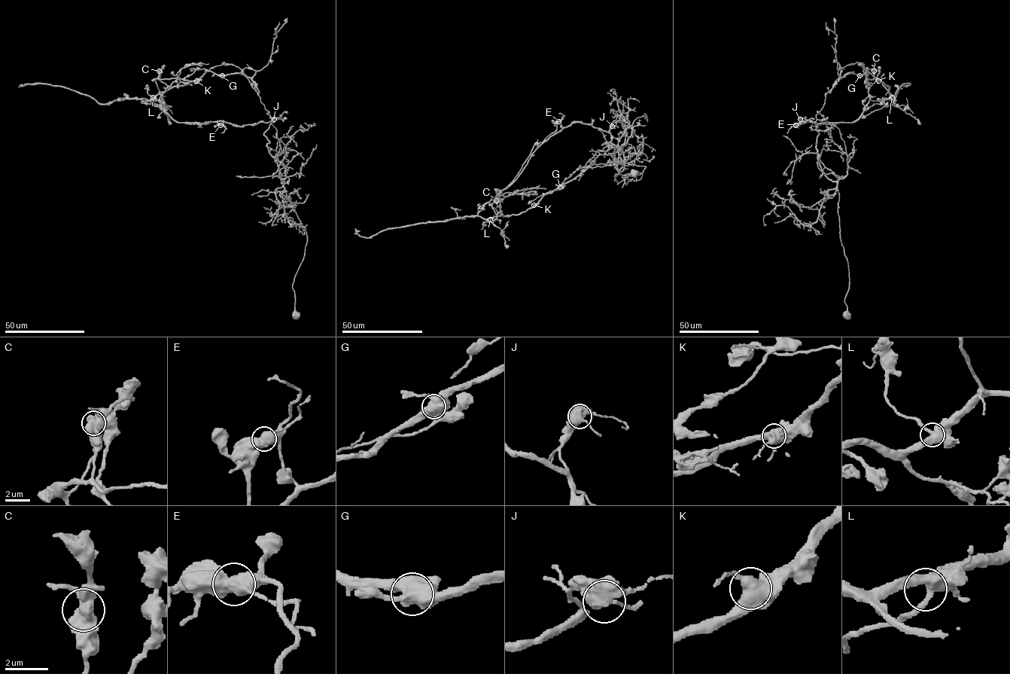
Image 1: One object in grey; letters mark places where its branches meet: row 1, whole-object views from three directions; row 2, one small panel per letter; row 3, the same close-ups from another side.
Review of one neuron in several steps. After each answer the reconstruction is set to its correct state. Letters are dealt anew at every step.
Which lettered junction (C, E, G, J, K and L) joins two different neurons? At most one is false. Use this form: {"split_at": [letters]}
{"split_at": ["E"]}

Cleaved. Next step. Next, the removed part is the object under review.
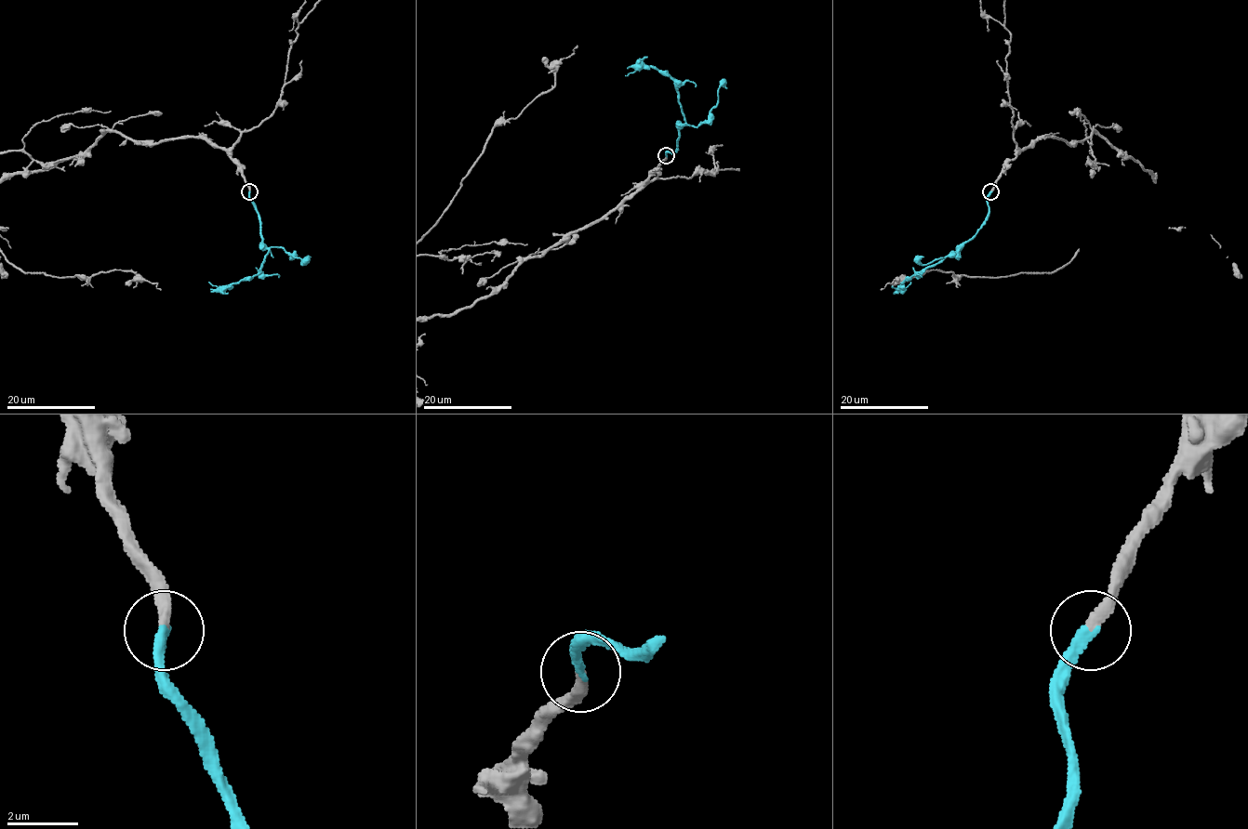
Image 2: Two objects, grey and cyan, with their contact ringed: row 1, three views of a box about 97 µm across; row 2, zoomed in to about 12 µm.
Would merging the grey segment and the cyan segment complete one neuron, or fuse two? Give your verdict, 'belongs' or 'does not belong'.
belongs

